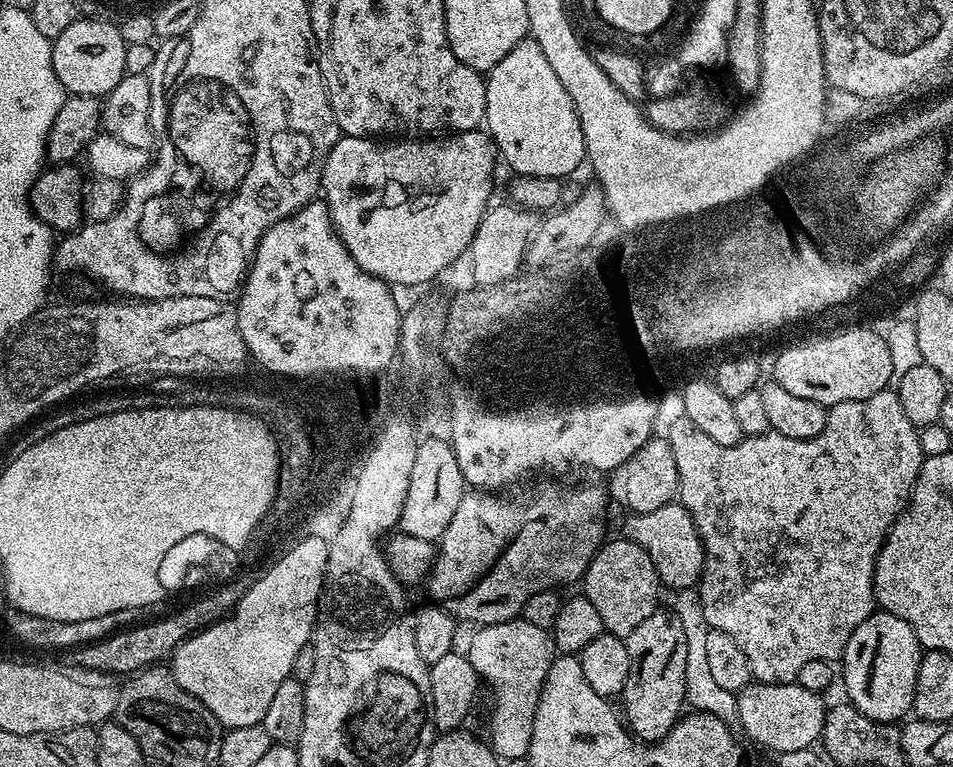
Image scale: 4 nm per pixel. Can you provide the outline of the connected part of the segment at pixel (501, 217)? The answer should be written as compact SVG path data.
M503 203L497 208L492 206L485 211L466 253L466 261L468 260L469 266L472 267L470 280L481 288L504 282L521 271L522 261L525 259L525 247L534 228L533 213L515 207L511 203Z

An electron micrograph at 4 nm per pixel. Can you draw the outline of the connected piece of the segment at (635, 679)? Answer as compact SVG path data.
M657 610L646 622L634 626L626 643L632 669L622 693L622 716L636 739L655 742L675 726L686 708L686 640L682 625L672 610Z

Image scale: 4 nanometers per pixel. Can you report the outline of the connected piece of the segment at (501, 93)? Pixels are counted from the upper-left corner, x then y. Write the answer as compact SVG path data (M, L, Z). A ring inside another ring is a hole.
M531 38L519 40L512 49L496 63L486 76L486 132L499 155L513 169L513 173L521 176L555 176L568 178L572 171L586 160L584 135L580 129L580 119L576 108L572 105L570 94L558 82L558 74L554 74L550 62L546 62L546 54L542 54L542 46Z

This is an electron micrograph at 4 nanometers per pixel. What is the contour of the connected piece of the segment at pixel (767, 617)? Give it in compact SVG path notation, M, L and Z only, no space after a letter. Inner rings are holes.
M885 390L865 400L831 405L822 434L805 440L786 438L769 430L757 436L745 436L734 446L718 446L718 442L706 438L706 434L702 434L702 430L698 430L698 426L694 426L694 422L683 414L677 414L669 422L666 439L670 450L674 450L674 466L678 466L679 503L690 514L704 547L704 572L700 575L698 589L702 611L711 630L722 630L722 634L730 634L730 638L738 642L742 654L746 654L746 662L750 662L753 677L762 684L791 684L797 679L802 666L815 659L839 661L844 655L846 642L850 642L850 634L874 611L876 590L872 579L876 573L876 555L888 537L892 523L907 506L925 457L920 445L920 433L910 418L906 418L895 391Z

